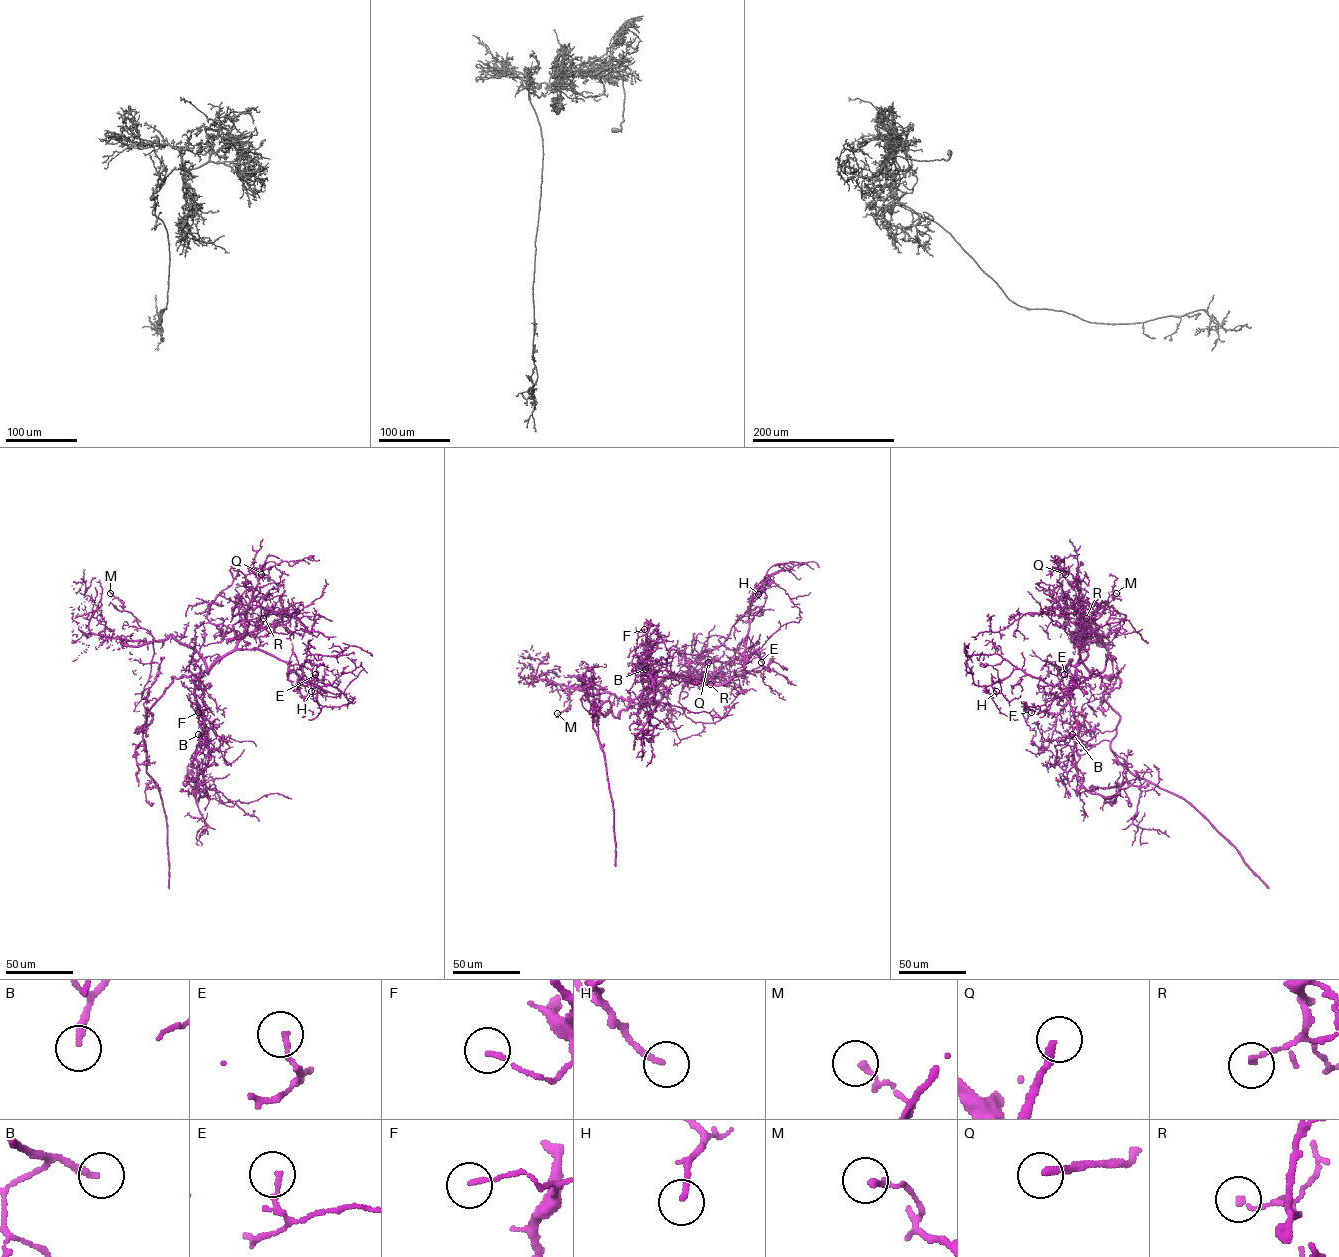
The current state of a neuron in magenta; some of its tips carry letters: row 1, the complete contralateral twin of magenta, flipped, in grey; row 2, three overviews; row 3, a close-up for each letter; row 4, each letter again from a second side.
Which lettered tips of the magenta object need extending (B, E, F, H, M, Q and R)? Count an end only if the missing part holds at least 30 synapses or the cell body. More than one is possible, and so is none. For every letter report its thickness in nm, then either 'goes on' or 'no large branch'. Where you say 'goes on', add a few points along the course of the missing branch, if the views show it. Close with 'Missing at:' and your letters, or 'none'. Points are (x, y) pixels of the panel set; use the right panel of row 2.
B: 200 nm | goes on | (1072, 734), (1093, 746), (1092, 740)
E: 150 nm | no large branch
F: 130 nm | no large branch
H: 170 nm | goes on
M: 190 nm | no large branch
Q: 240 nm | goes on | (1065, 574), (1056, 579), (1044, 579)
R: 150 nm | no large branch
Missing at: B, H, Q

